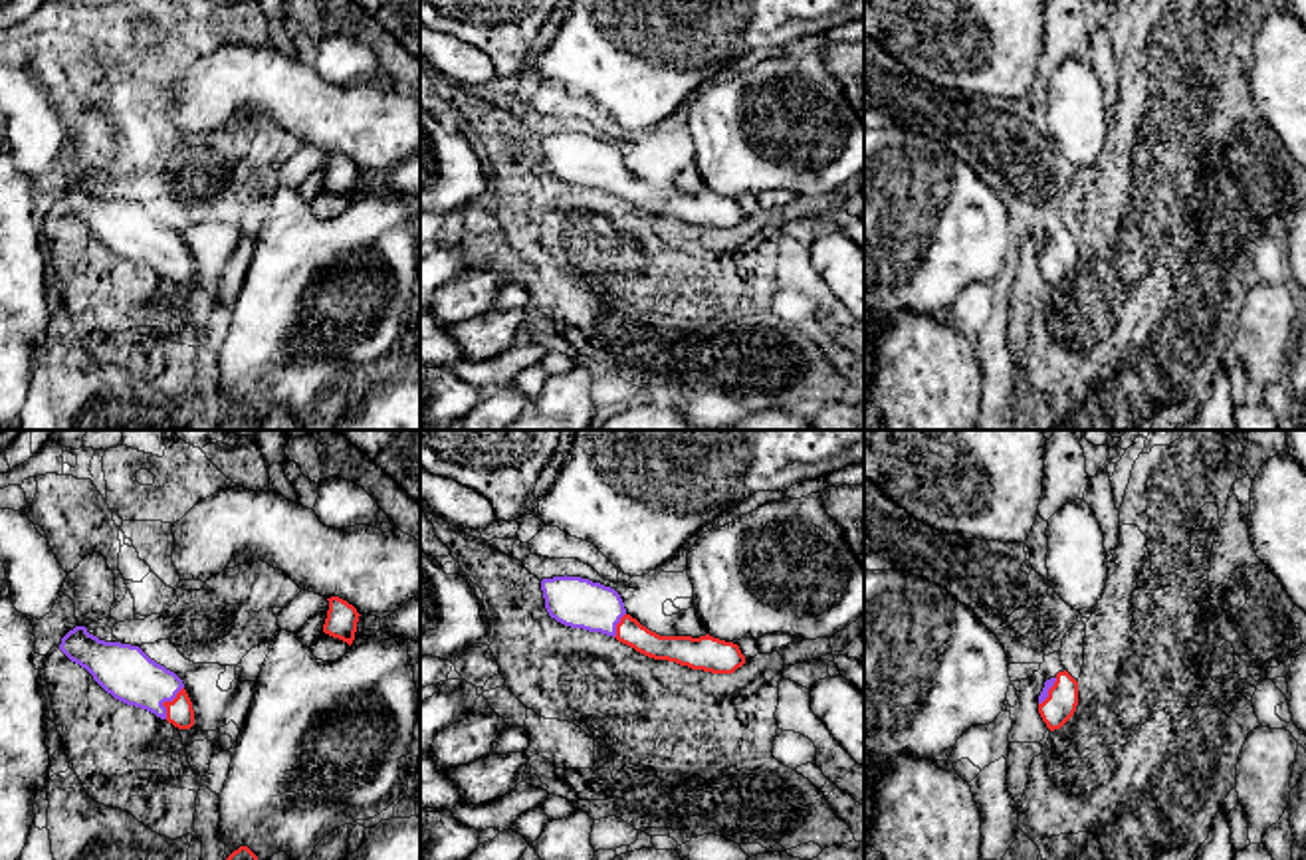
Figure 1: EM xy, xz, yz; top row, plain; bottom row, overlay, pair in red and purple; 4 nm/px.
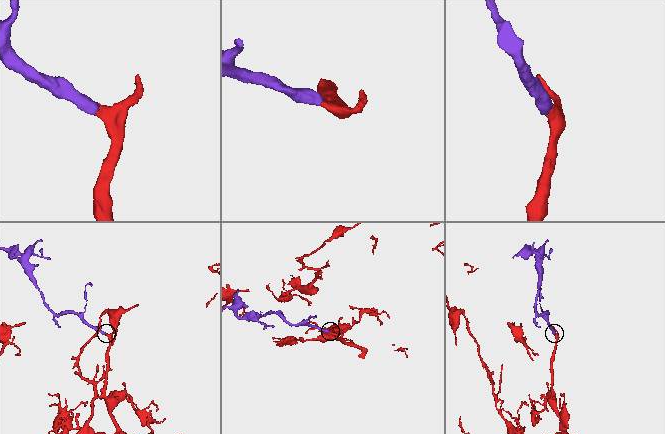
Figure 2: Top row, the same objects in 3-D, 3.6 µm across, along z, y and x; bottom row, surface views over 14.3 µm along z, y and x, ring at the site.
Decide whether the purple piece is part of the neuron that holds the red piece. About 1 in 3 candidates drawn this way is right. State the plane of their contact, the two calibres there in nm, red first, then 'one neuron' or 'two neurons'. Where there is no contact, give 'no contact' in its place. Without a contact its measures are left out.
contact in xy; calibres 110 and 220 nm; one neuron

